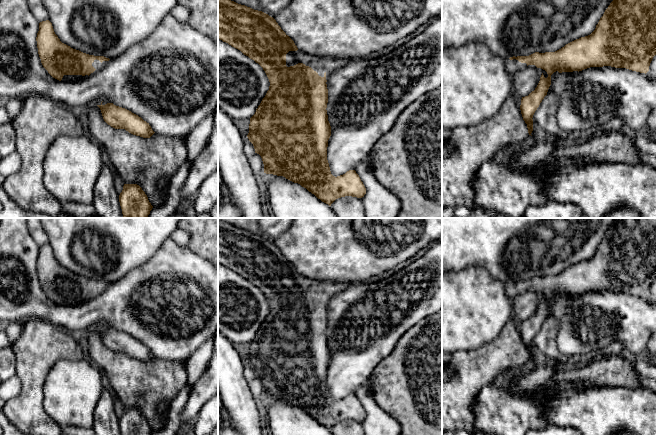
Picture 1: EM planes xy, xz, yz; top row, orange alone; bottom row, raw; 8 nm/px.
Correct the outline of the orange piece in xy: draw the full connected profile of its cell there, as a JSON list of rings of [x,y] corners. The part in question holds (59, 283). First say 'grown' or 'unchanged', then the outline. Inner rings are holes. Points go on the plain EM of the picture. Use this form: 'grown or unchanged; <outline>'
grown; [[[49,244],[39,247],[36,265],[43,291],[59,305],[80,304],[94,299],[110,284],[83,277],[62,267]]]

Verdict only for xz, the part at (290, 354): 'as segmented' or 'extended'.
extended

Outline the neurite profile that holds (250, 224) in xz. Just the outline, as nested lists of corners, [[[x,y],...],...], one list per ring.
[[[218,218],[219,221],[229,223],[238,228],[245,229],[254,234],[262,235],[265,237],[265,235],[261,232],[259,228],[259,219],[260,218]]]

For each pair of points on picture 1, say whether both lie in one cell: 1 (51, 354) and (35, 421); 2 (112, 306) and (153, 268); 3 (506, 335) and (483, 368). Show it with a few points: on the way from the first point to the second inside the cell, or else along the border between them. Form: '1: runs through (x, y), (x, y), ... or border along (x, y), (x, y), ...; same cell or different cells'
1: runs through (34, 371), (33, 404); same cell
2: runs through (122, 298), (143, 278); same cell
3: runs through (506, 343), (491, 360); same cell

